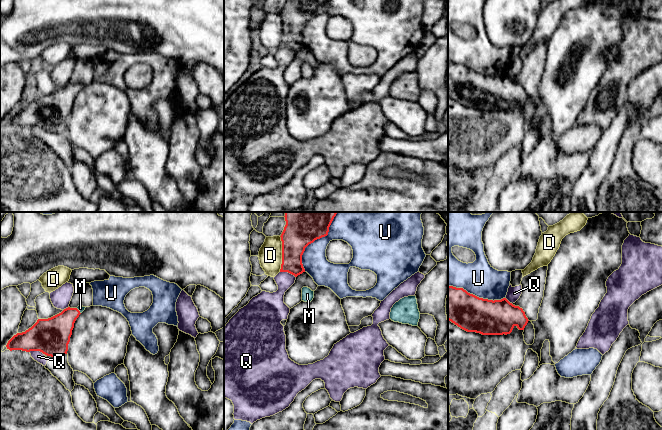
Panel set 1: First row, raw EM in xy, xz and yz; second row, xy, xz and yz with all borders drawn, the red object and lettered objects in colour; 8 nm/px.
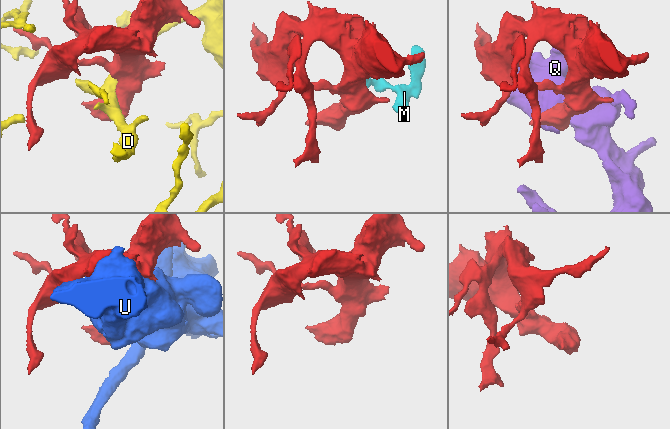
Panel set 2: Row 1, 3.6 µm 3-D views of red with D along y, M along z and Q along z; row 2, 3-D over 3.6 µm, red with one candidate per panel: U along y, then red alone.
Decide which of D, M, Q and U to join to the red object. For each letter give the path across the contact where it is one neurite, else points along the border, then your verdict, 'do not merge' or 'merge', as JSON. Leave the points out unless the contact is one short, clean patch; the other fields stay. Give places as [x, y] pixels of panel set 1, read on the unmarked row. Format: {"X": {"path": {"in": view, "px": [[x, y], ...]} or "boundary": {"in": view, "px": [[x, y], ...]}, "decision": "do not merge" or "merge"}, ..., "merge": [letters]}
{"D": {"decision": "do not merge"}, "M": {"path": {"in": "xy", "px": [[56, 107], [79, 87], [80, 84]]}, "decision": "merge"}, "Q": {"decision": "do not merge"}, "U": {"decision": "do not merge"}, "merge": ["M"]}

